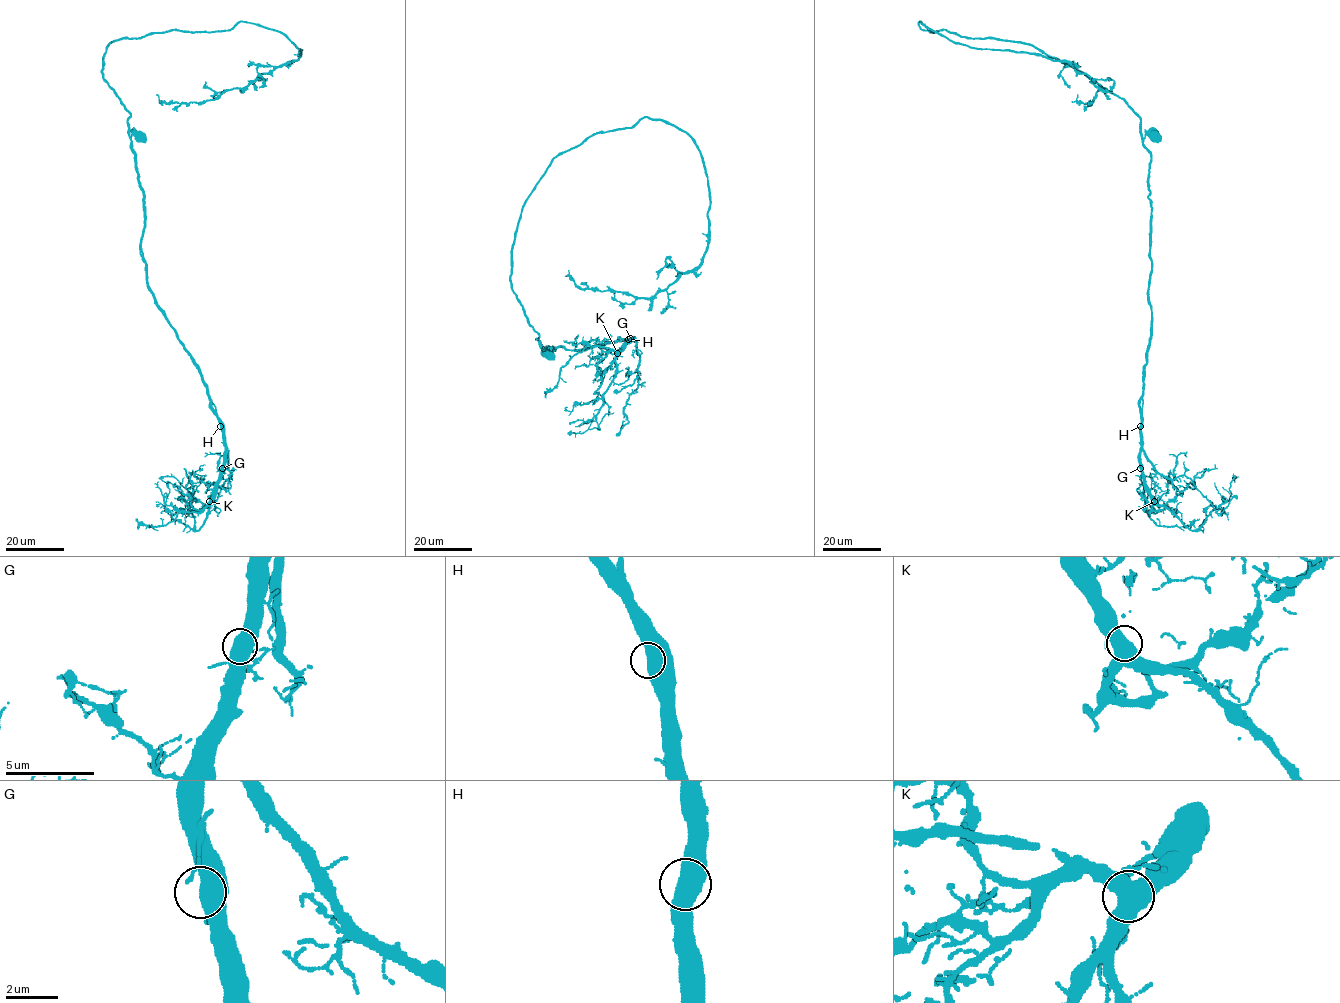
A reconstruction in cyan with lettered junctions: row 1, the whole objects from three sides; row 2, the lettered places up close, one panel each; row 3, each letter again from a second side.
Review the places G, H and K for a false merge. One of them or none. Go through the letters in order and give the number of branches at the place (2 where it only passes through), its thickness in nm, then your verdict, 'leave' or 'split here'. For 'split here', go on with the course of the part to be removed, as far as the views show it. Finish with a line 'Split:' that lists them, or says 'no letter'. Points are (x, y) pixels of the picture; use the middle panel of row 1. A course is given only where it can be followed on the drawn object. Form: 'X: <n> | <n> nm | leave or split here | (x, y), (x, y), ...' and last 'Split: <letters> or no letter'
G: 1 | 750 nm | leave
H: 1 | 800 nm | leave
K: 1 | 800 nm | leave
Split: no letter

